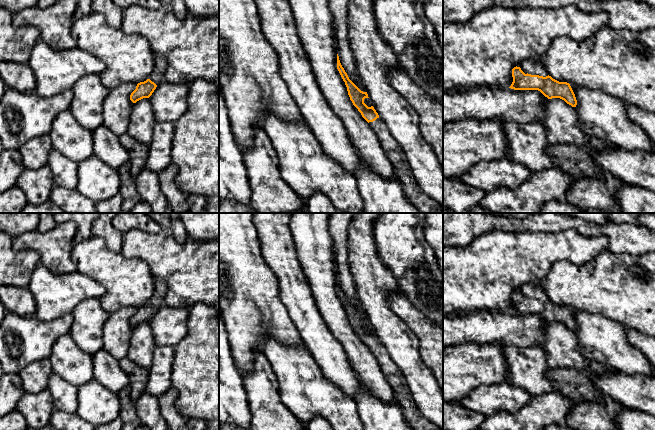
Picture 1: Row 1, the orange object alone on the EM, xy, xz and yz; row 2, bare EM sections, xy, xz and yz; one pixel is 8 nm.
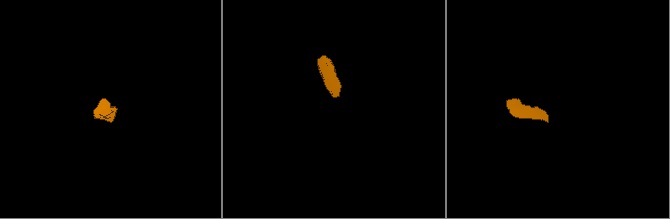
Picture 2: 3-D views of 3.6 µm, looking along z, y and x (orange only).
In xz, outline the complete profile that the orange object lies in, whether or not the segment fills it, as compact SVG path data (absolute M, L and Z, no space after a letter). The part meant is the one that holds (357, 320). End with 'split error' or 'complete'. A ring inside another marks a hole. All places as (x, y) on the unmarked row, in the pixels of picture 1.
M337 278L337 293L345 306L348 319L353 329L361 337L362 341L369 347L379 362L381 370L394 390L396 398L400 402L402 411L411 428L414 430L441 430L436 424L428 420L416 406L407 382L398 366L391 359L386 348L379 342L373 330L368 331L364 327L369 322L367 316L361 315L348 301L342 291Z; split error

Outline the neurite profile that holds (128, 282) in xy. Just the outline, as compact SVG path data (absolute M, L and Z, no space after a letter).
M91 236L74 243L71 260L78 273L105 287L106 293L99 300L102 308L109 313L123 307L144 306L149 303L154 293L156 279L152 276L147 263L138 258L126 258L121 253L111 251L102 238Z

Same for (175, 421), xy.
M173 387L158 397L161 414L170 430L190 430L187 425L187 418L180 415L175 407L177 397L178 392Z

